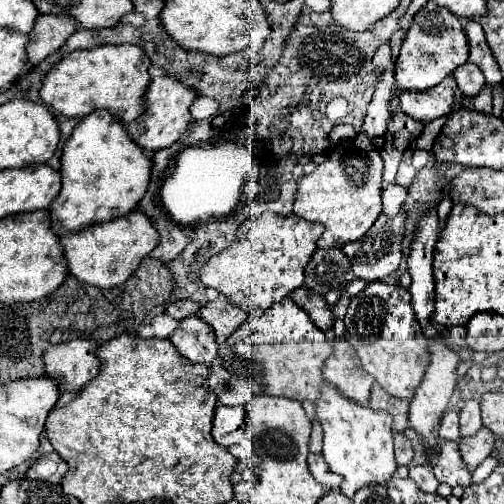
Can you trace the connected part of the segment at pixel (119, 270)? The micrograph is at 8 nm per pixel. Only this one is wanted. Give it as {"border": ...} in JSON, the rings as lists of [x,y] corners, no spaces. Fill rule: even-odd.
{"border":[[[131,211],[129,217],[117,217],[107,223],[91,225],[83,231],[61,237],[65,259],[71,275],[79,281],[97,287],[115,287],[125,283],[139,267],[139,263],[157,247],[159,233],[153,221],[143,211]]]}

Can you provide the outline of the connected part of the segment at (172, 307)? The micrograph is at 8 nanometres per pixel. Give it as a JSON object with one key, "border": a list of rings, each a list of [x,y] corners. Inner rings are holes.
{"border":[[[177,299],[177,301],[167,305],[167,315],[171,315],[177,321],[181,321],[181,319],[185,319],[189,315],[195,315],[197,309],[199,309],[199,303],[195,303],[195,301],[191,301],[191,299]]]}

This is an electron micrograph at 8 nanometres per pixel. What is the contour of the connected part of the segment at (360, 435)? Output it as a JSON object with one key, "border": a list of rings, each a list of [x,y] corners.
{"border":[[[323,385],[321,401],[317,403],[317,419],[323,425],[323,459],[329,469],[343,477],[341,493],[349,499],[357,493],[357,489],[367,485],[387,485],[393,479],[397,469],[393,457],[393,431],[389,413],[377,413],[371,407],[353,405],[353,401],[345,401],[337,389],[329,389]]]}

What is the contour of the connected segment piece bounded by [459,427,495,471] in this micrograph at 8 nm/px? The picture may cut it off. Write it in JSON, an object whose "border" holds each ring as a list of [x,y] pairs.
{"border":[[[483,427],[479,433],[475,433],[473,437],[465,437],[465,439],[461,437],[461,439],[459,439],[459,451],[461,451],[465,463],[469,465],[469,471],[475,471],[475,467],[477,467],[485,457],[491,455],[491,451],[493,451],[493,441],[495,441],[493,433],[491,433],[489,429],[485,429],[485,427]]]}

